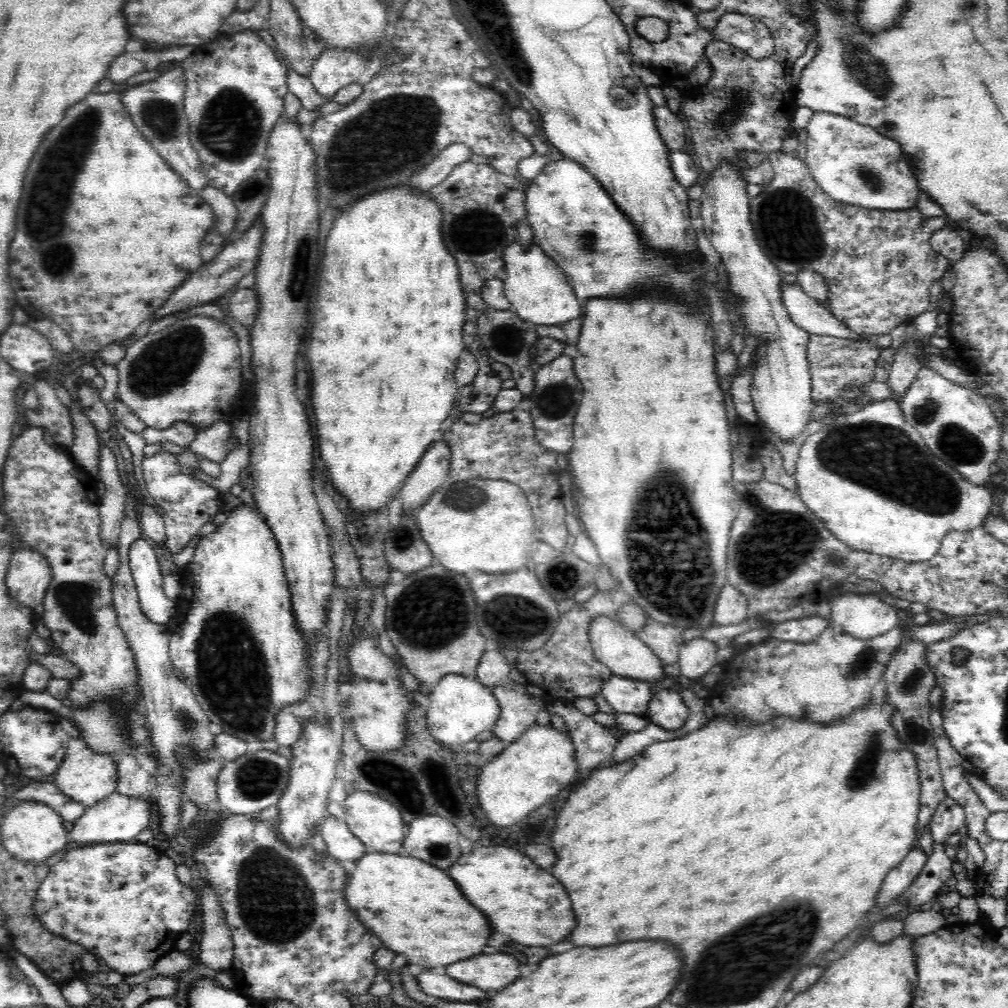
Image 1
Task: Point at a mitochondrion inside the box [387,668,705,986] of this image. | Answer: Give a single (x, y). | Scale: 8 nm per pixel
(432, 850)

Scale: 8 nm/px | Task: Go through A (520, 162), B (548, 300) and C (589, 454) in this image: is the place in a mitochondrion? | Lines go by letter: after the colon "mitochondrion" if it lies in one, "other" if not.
A: other
B: other
C: other

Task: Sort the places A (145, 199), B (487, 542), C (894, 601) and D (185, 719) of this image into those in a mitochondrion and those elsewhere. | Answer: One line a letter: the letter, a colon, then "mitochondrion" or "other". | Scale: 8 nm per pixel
A: other
B: other
C: other
D: mitochondrion

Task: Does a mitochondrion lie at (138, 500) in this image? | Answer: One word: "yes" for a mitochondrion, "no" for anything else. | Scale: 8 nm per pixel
no

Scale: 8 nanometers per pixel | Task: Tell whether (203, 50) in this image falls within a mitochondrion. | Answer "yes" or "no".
no

